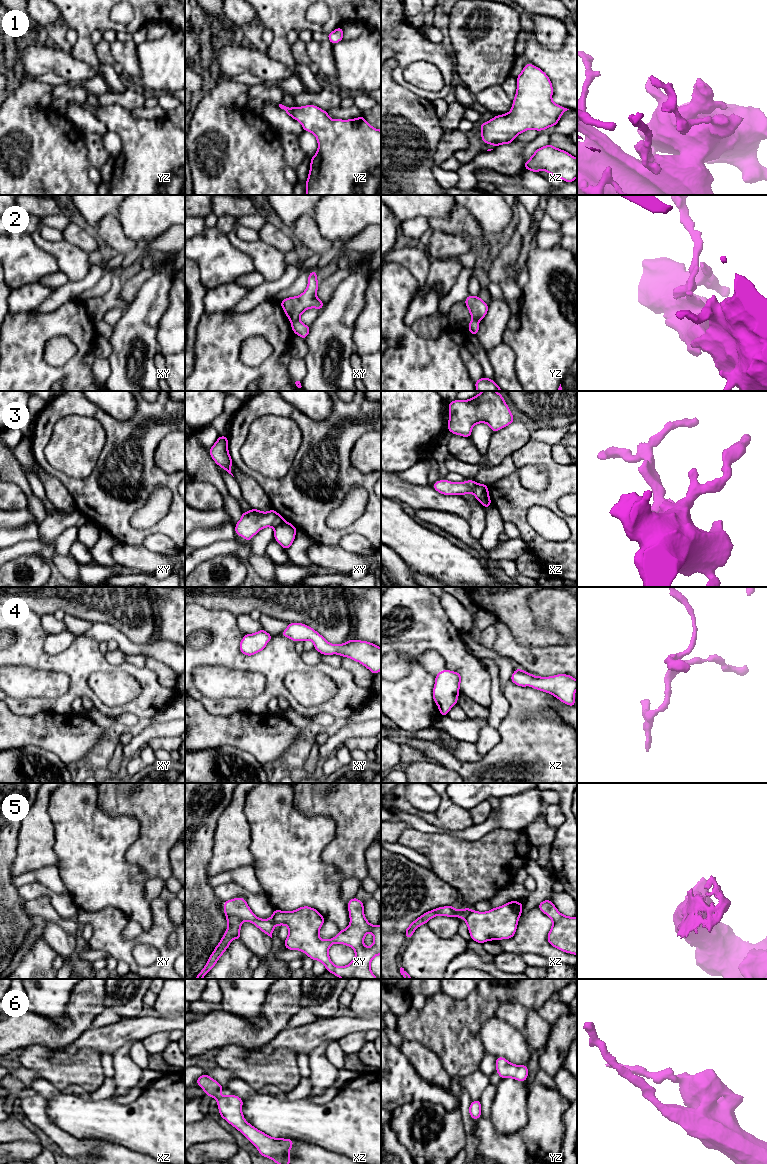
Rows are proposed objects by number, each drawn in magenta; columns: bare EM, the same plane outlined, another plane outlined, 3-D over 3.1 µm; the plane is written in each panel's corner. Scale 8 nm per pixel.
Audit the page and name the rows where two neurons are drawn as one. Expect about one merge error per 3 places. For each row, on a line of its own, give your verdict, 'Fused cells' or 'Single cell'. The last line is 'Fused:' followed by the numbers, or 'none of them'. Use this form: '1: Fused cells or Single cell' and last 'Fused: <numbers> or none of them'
1: Single cell
2: Fused cells
3: Fused cells
4: Single cell
5: Fused cells
6: Single cell
Fused: 2, 3, 5

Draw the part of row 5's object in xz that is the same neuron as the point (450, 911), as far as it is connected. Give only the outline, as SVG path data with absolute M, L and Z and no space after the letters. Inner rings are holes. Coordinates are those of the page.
M444 906L444 907L438 907L436 909L433 909L431 911L428 911L418 917L415 921L413 921L409 927L405 930L405 935L407 939L411 939L414 931L421 925L427 924L427 922L435 917L435 916L448 916L448 917L460 917L464 919L468 914L469 908L466 907L463 910L457 910L454 908L454 906Z

